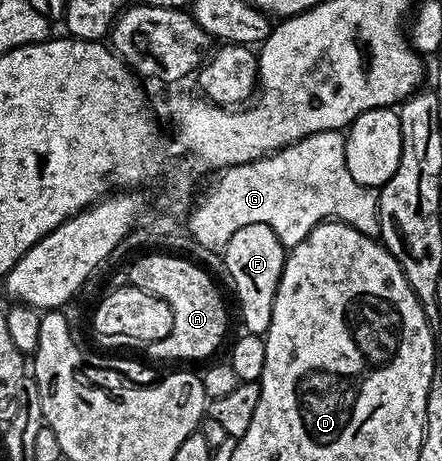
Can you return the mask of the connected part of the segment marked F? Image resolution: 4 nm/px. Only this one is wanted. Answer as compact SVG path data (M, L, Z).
M264 224L241 226L233 238L229 238L221 259L227 263L227 272L231 275L231 284L235 287L235 296L239 299L239 312L243 315L243 324L253 336L263 336L269 330L273 318L273 298L281 282L285 249L283 244Z

